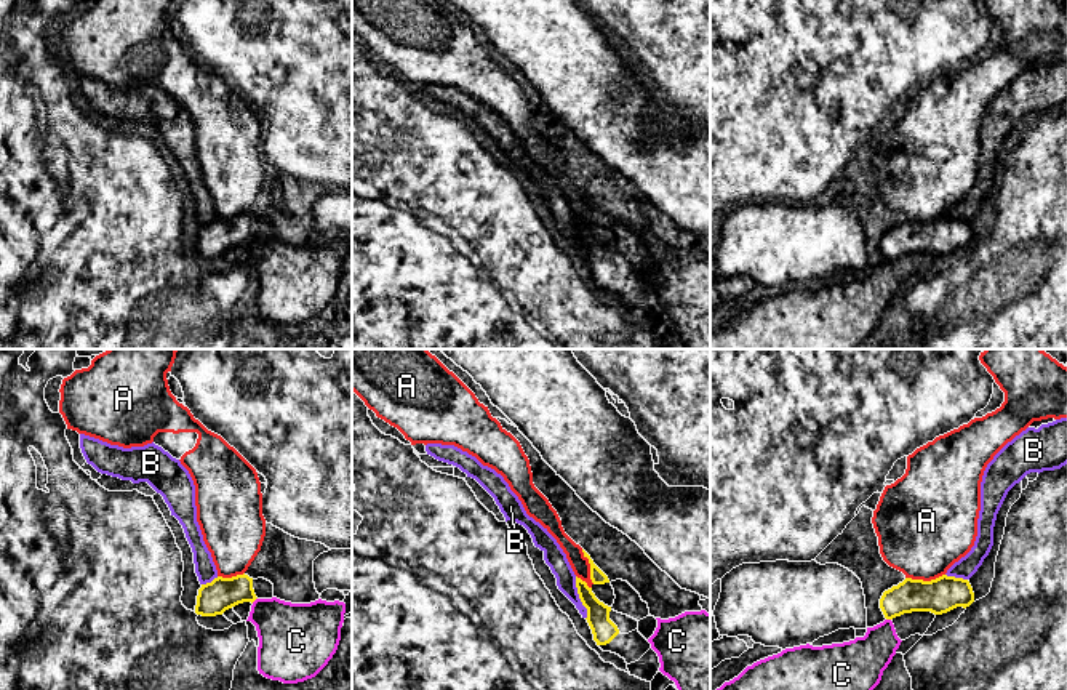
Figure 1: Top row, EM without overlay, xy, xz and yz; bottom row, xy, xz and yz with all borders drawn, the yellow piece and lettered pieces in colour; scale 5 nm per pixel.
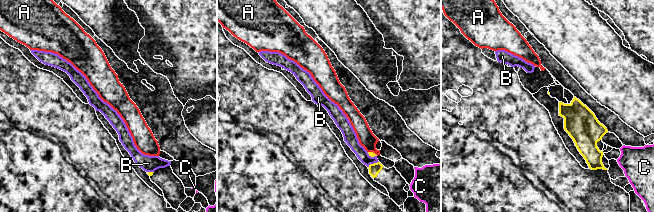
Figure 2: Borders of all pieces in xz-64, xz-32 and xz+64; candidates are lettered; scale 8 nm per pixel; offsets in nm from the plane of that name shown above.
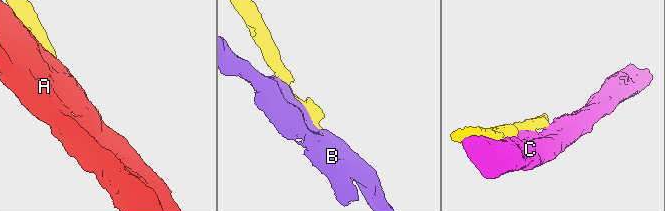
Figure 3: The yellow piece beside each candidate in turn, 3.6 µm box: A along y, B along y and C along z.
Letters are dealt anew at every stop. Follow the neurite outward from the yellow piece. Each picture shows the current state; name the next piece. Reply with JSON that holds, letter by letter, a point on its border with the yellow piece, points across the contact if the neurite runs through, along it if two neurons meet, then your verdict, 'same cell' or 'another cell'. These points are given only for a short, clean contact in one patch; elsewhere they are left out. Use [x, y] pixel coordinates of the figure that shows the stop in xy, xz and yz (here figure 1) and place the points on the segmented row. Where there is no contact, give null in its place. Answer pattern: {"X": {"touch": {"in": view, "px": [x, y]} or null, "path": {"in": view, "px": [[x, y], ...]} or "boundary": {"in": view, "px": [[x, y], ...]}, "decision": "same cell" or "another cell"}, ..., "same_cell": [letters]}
{"A": {"touch": {"in": "yz", "px": [925, 581]}, "decision": "another cell"}, "B": {"touch": {"in": "xz", "px": [579, 597]}, "decision": "another cell"}, "C": {"touch": {"in": "xy", "px": [253, 601]}, "decision": "another cell"}, "same_cell": []}

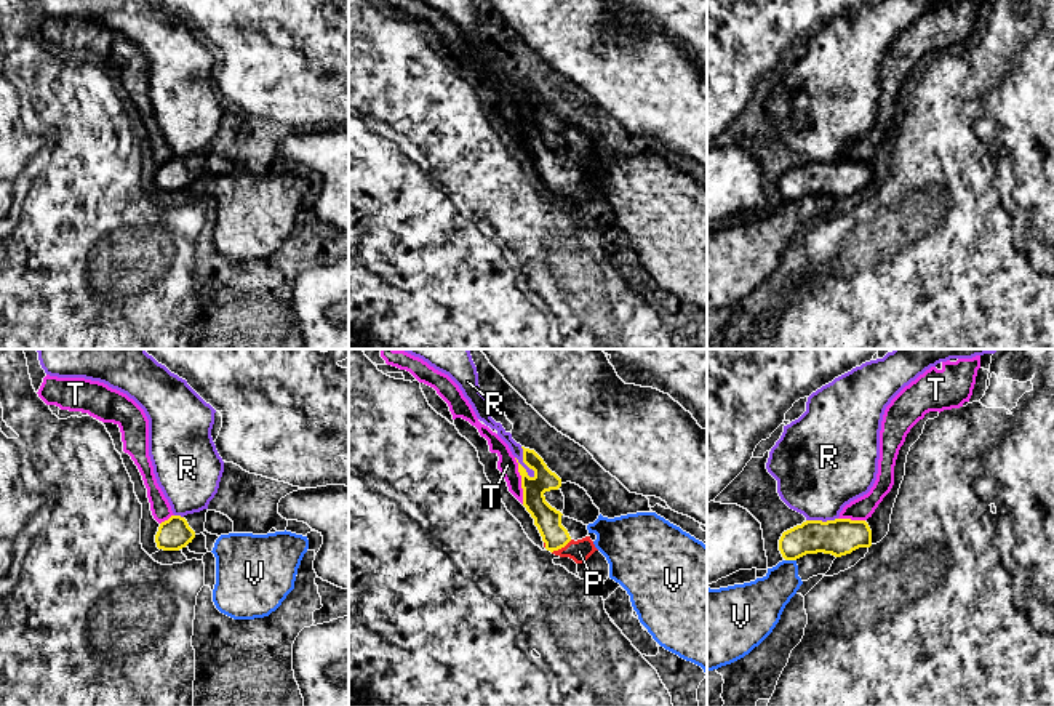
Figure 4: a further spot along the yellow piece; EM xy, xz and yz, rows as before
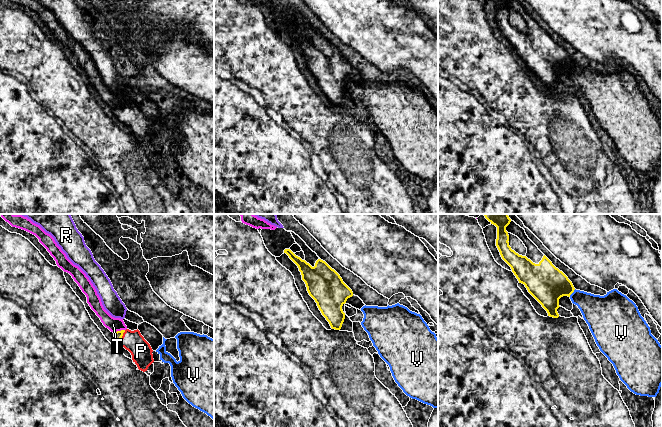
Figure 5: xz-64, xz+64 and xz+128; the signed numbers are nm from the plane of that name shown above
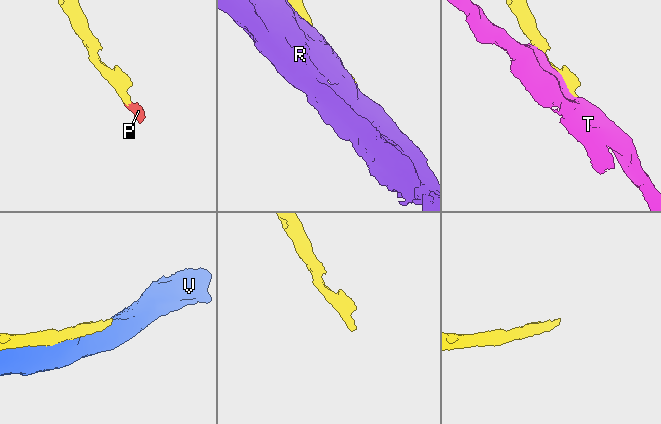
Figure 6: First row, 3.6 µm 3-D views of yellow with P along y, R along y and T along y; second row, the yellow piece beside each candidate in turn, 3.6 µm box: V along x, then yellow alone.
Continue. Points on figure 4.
{"P": {"touch": {"in": "xz", "px": [562, 546]}, "path": {"in": "xz", "px": [[547, 519], [550, 530], [562, 546], [579, 551]]}, "decision": "same cell"}, "R": {"touch": {"in": "xz", "px": [525, 463]}, "decision": "another cell"}, "T": {"touch": {"in": "xz", "px": [522, 481]}, "decision": "another cell"}, "V": {"touch": {"in": "yz", "px": [790, 559]}, "decision": "another cell"}, "same_cell": ["P"]}

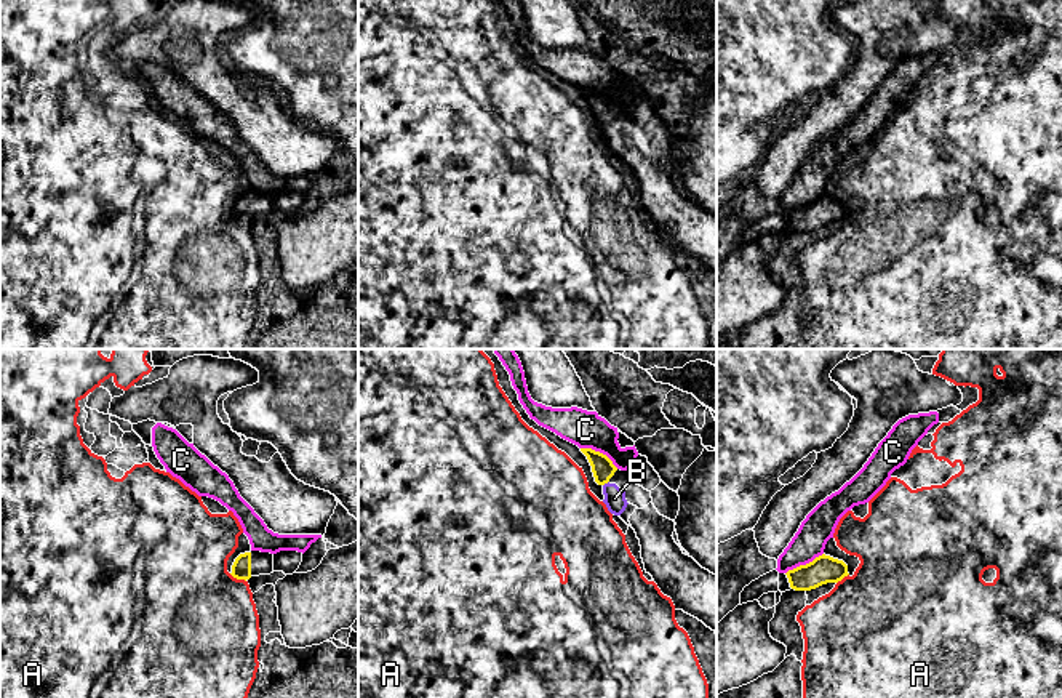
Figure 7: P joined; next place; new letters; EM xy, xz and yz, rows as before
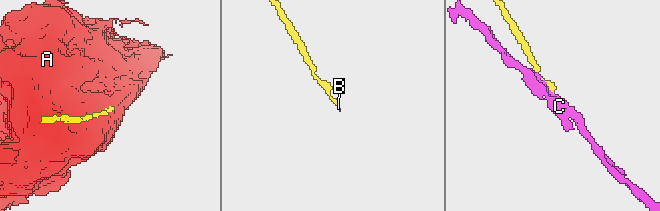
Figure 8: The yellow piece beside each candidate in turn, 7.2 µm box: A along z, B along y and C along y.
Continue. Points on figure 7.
{"A": {"touch": {"in": "xy", "px": [237, 578]}, "decision": "another cell"}, "B": {"touch": {"in": "xz", "px": [605, 482]}, "path": {"in": "xz", "px": [[603, 469], [605, 482], [614, 498]]}, "decision": "same cell"}, "C": {"touch": {"in": "xz", "px": [598, 452]}, "boundary": {"in": "xz", "px": [[581, 447], [602, 452], [618, 468]]}, "decision": "another cell"}, "same_cell": ["B"]}

